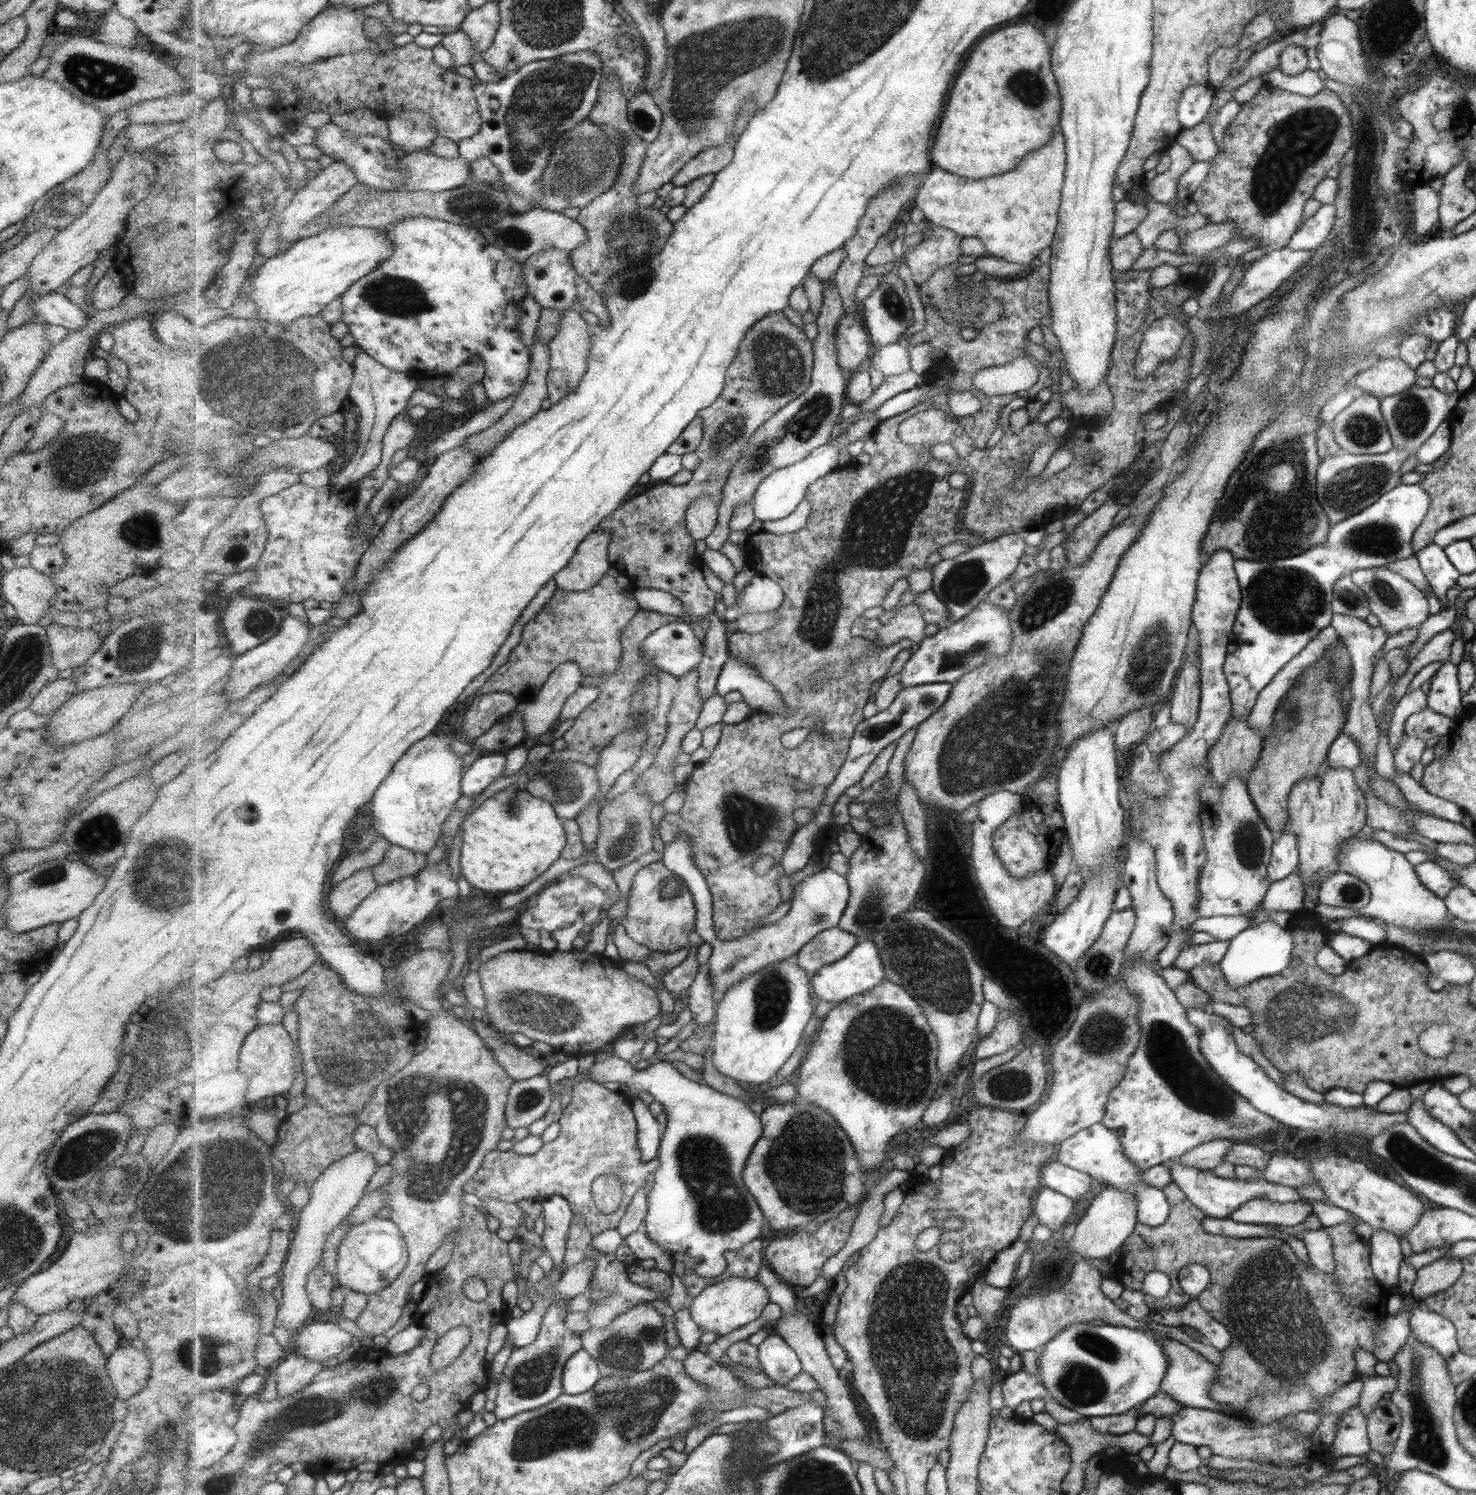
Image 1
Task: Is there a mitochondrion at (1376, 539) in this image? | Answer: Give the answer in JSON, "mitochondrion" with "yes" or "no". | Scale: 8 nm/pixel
{"mitochondrion":"yes"}

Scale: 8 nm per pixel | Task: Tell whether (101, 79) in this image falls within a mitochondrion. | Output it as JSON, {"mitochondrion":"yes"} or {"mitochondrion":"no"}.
{"mitochondrion":"yes"}

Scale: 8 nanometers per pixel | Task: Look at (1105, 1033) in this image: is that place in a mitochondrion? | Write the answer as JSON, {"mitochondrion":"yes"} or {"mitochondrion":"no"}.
{"mitochondrion":"yes"}

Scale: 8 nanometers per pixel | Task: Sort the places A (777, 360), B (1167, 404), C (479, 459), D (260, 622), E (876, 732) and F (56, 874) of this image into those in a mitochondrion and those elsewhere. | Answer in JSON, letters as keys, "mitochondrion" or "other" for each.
{"A":"mitochondrion","B":"other","C":"other","D":"mitochondrion","E":"mitochondrion","F":"mitochondrion"}

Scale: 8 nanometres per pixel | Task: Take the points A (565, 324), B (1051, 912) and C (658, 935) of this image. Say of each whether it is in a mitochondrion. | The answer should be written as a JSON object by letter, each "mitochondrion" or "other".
{"A":"other","B":"other","C":"other"}

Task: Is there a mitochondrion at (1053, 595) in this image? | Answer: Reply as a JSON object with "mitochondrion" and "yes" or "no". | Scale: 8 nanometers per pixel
{"mitochondrion":"yes"}

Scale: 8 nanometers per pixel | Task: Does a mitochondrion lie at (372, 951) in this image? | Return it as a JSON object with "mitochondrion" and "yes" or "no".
{"mitochondrion":"no"}

